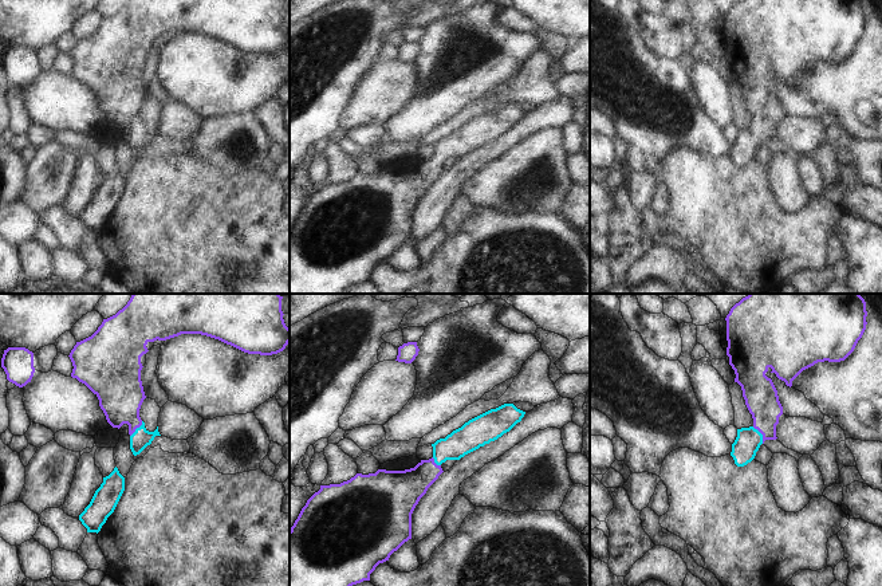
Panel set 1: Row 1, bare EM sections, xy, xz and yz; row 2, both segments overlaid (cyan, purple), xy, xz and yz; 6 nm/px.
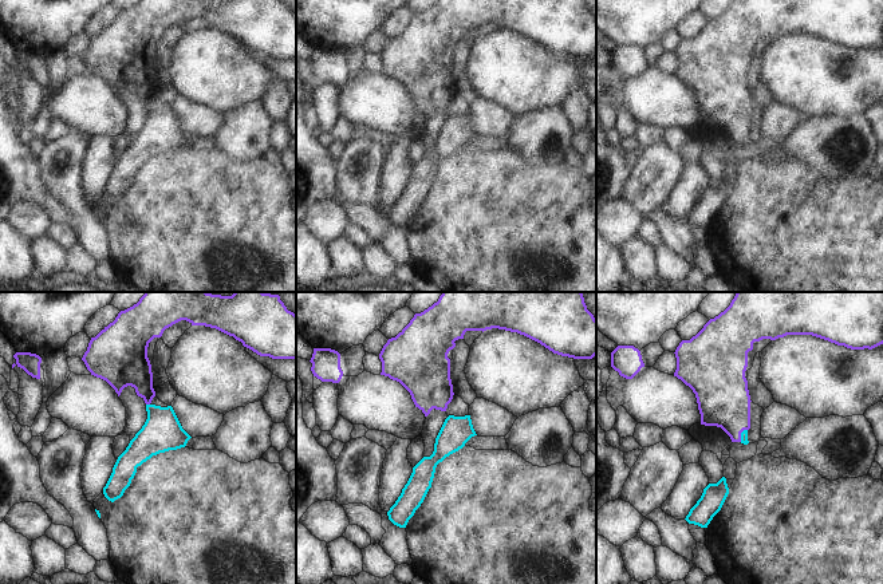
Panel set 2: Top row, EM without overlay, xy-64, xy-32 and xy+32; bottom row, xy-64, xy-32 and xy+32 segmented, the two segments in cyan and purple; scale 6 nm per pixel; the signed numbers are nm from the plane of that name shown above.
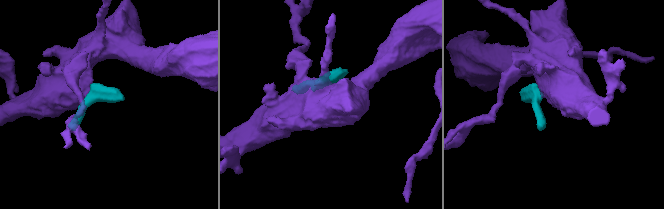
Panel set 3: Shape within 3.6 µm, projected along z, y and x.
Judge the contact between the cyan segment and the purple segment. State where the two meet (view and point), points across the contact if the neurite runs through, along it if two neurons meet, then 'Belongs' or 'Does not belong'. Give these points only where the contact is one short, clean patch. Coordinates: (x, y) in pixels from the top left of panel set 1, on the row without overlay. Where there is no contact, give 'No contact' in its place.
Touches cyan at yz (762, 134). Path across: yz (748, 140), (762, 134), (760, 94). Belongs.

